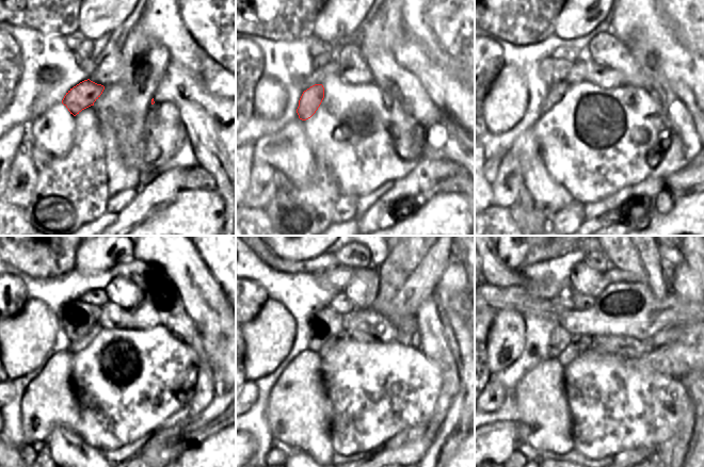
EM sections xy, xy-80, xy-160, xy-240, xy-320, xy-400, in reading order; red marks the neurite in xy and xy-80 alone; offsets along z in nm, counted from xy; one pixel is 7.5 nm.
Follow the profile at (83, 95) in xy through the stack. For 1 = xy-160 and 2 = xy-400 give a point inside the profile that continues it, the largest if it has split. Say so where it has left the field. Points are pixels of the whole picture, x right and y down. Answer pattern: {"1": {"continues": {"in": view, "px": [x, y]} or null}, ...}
{"1": {"continues": {"in": "xy-160", "px": [556, 93]}}, "2": {"continues": {"in": "xy-400", "px": [578, 342]}}}

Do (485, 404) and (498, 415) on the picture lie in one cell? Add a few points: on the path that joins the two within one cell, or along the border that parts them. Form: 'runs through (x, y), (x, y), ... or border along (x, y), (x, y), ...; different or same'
border along (507, 397), (495, 409), (485, 413); different

